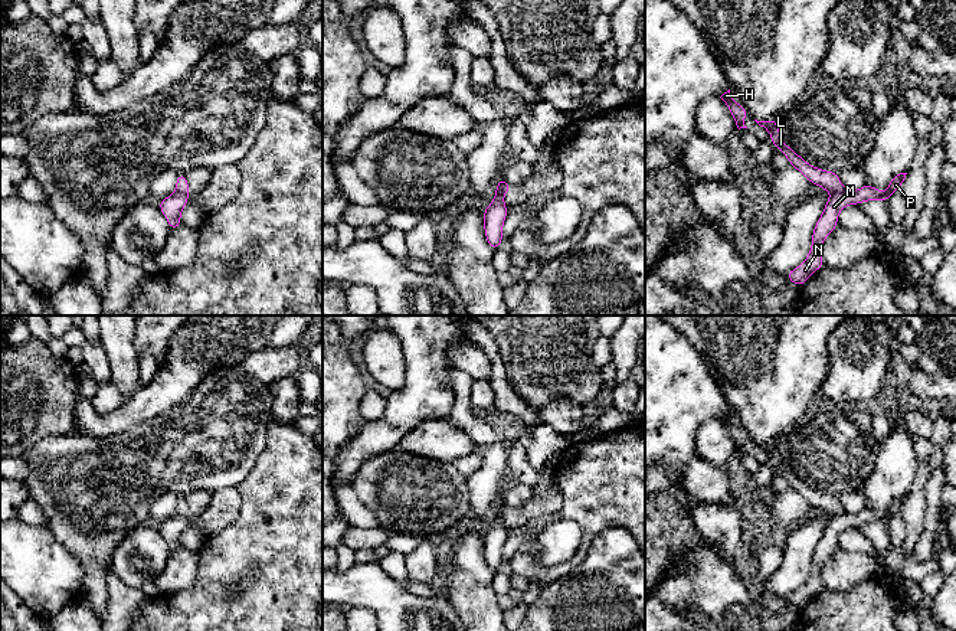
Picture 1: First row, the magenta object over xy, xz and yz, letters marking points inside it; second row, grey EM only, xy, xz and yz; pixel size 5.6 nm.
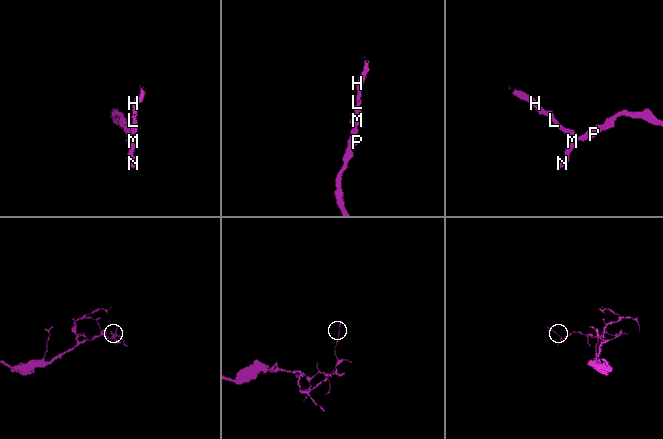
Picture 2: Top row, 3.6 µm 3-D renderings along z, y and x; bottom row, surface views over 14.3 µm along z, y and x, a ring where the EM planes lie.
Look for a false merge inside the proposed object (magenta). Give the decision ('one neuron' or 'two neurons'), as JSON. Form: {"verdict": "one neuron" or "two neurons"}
{"verdict": "two neurons"}

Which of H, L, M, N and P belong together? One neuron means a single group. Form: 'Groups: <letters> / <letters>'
Groups: H L / M N P

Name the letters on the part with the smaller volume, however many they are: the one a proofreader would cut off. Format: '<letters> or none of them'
H, L

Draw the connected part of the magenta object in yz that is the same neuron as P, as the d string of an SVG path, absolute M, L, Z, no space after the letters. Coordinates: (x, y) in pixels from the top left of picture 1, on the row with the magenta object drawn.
M900 173L894 176L885 192L880 192L878 189L864 184L861 189L852 192L845 190L841 193L831 193L821 218L818 219L813 233L812 233L812 246L809 249L809 255L806 259L796 267L795 269L788 272L788 279L793 284L803 285L808 278L818 271L822 265L825 265L822 259L822 243L825 238L838 226L838 213L848 205L860 205L867 200L884 200L888 202L890 196L901 189L901 184L906 179L907 173Z

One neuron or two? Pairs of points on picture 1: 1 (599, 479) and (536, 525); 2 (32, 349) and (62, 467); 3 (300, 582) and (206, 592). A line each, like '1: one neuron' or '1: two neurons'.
1: one neuron
2: two neurons
3: one neuron

